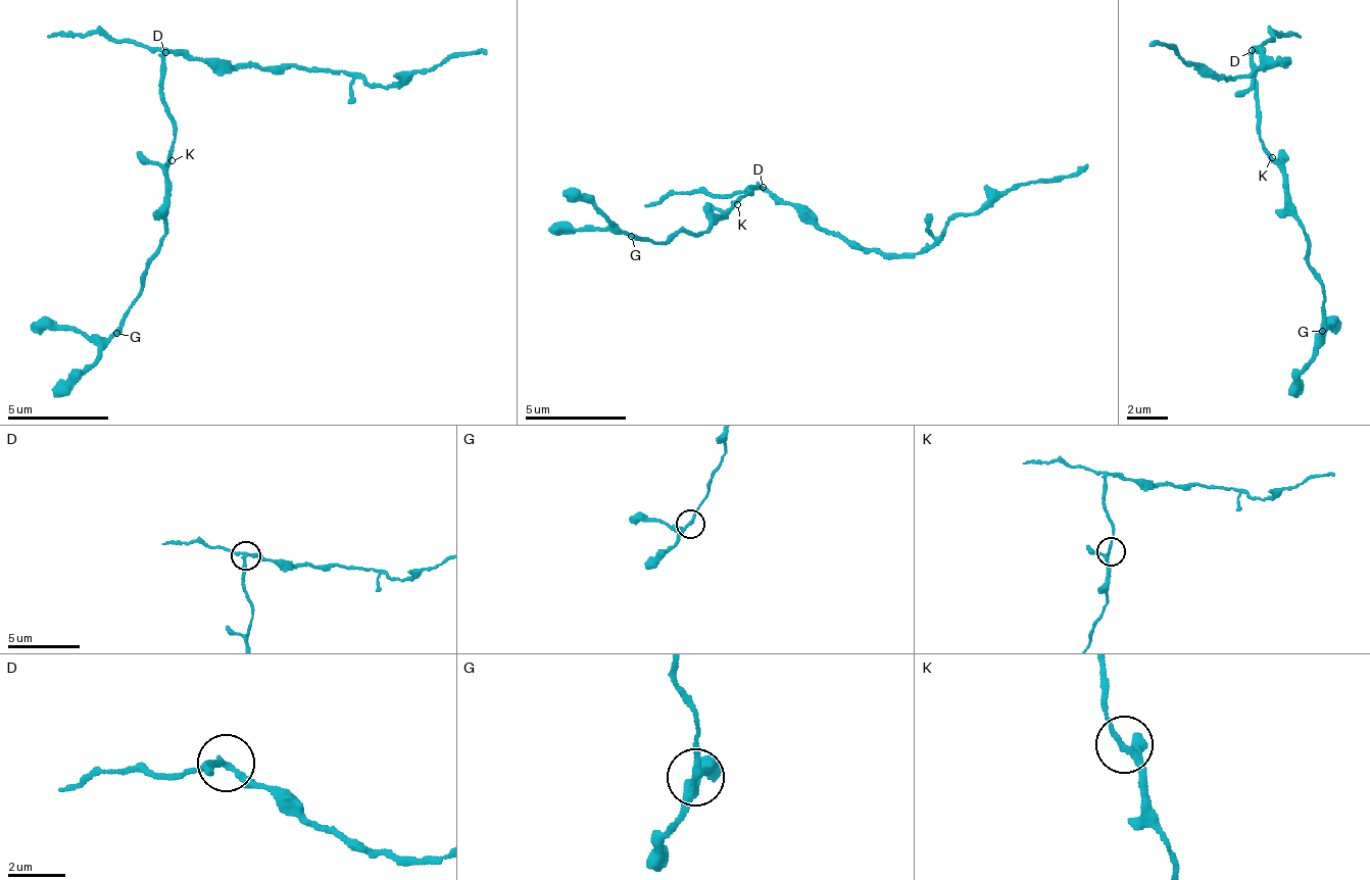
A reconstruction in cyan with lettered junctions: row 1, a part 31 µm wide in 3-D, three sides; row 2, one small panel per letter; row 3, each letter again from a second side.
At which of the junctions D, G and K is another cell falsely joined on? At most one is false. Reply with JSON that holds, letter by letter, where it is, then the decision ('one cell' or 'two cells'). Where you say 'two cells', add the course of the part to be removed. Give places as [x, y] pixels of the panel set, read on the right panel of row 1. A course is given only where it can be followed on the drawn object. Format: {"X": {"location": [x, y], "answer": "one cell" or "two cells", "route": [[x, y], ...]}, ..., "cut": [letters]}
{"D": {"location": [1252, 50], "answer": "two cells", "route": [[1253, 52], [1257, 55], [1284, 59], [1229, 81], [1200, 64], [1151, 47]]}, "G": {"location": [1322, 331], "answer": "one cell"}, "K": {"location": [1272, 157], "answer": "one cell"}, "cut": ["D"]}

